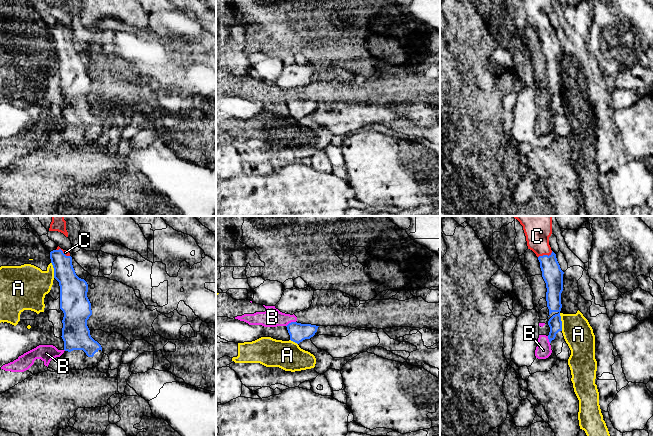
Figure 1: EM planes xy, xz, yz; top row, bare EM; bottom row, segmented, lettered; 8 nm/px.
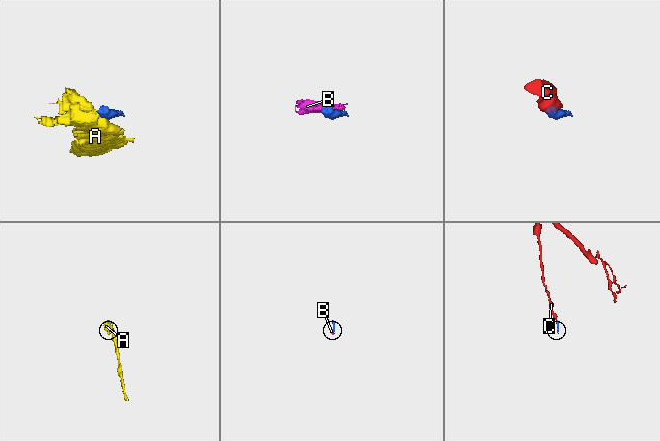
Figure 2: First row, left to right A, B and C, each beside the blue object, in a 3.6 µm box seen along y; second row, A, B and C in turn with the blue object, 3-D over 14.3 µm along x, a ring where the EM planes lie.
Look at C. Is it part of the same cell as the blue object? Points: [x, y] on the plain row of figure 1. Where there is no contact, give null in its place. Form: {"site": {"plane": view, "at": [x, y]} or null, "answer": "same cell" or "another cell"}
{"site": {"plane": "yz", "at": [545, 31]}, "answer": "same cell"}

